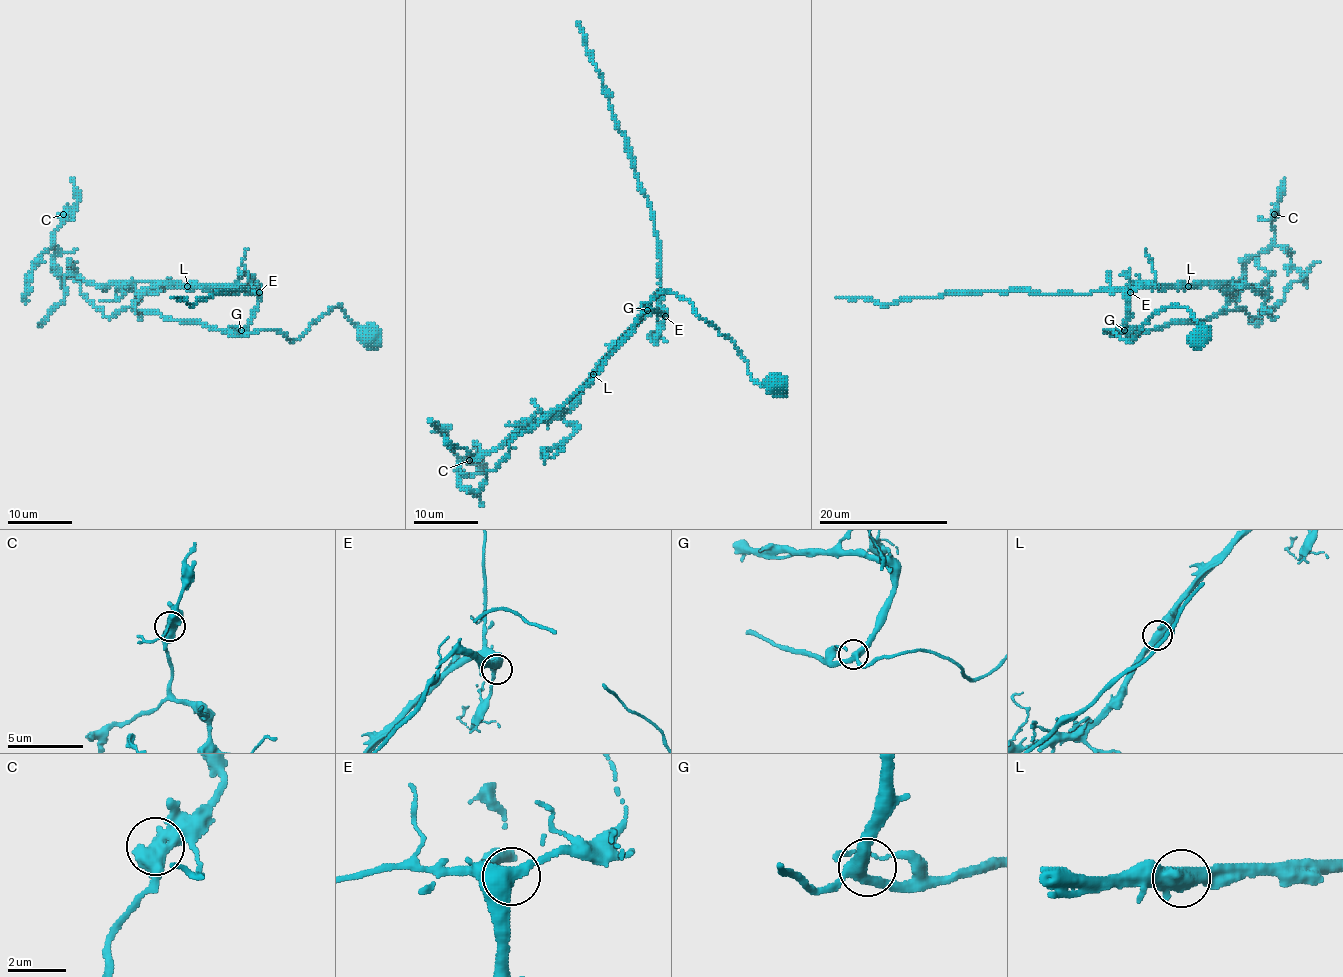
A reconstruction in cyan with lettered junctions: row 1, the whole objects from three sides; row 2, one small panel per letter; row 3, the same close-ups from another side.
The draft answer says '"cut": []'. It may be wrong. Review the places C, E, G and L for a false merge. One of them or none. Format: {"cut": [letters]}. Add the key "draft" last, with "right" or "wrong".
{"cut": ["L"], "draft": "wrong"}

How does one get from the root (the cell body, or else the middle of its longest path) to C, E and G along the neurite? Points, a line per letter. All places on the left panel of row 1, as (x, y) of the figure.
C: (371, 335), (342, 306), (296, 340), (130, 308), (105, 318), (80, 282), (52, 266), (63, 214)
E: (371, 335), (373, 342), (342, 306), (320, 316), (296, 340), (271, 329), (246, 335), (242, 329), (259, 292)
G: (371, 335), (373, 342), (342, 306), (320, 316), (296, 340), (271, 329), (247, 335), (241, 330)

